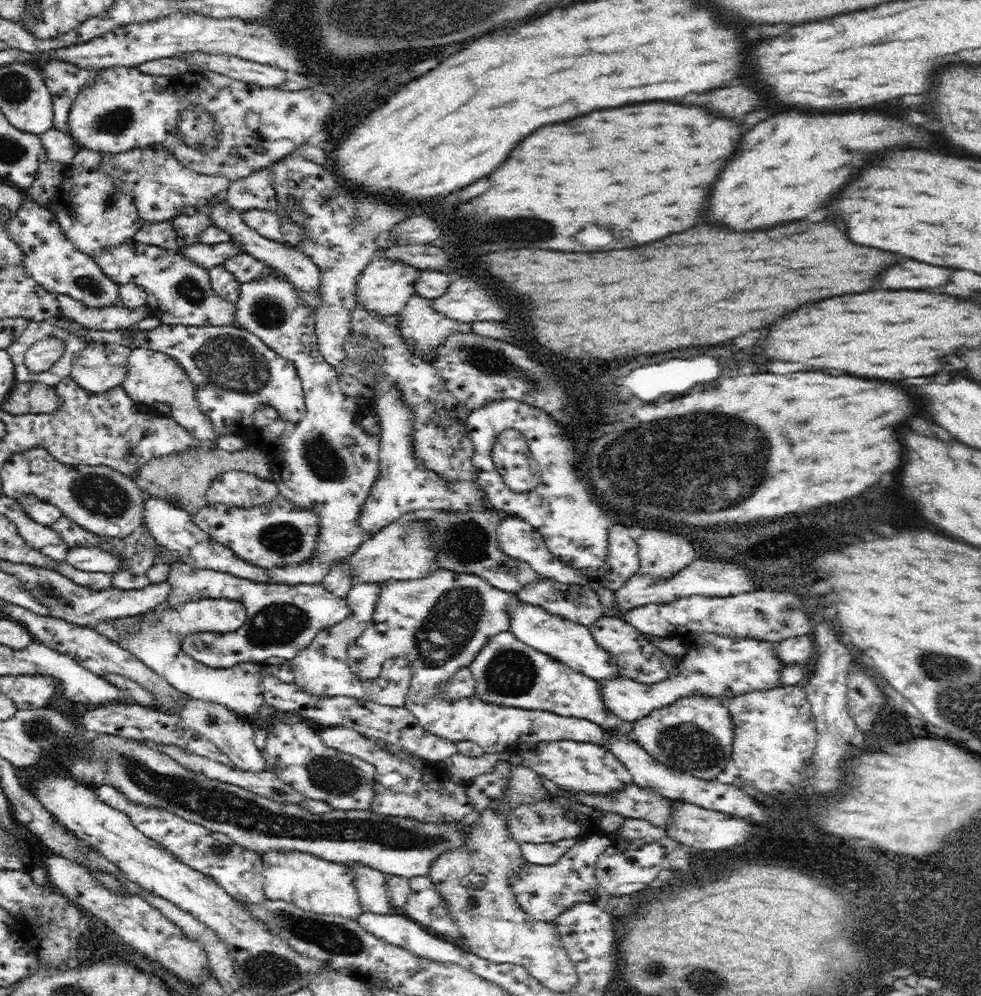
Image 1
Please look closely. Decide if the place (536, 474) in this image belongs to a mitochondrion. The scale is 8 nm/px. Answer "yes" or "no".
no

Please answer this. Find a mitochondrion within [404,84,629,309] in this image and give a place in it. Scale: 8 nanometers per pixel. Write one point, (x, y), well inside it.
(532, 230)

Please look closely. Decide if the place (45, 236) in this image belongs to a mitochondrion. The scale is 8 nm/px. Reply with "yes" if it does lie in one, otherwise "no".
no

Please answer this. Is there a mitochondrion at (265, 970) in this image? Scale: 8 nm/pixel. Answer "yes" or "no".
yes

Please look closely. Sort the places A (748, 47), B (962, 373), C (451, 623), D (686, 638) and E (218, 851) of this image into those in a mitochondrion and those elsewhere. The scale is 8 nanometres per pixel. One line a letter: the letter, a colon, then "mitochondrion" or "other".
A: other
B: other
C: mitochondrion
D: other
E: mitochondrion

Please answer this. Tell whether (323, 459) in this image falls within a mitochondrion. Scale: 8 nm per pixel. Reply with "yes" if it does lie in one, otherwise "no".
yes

